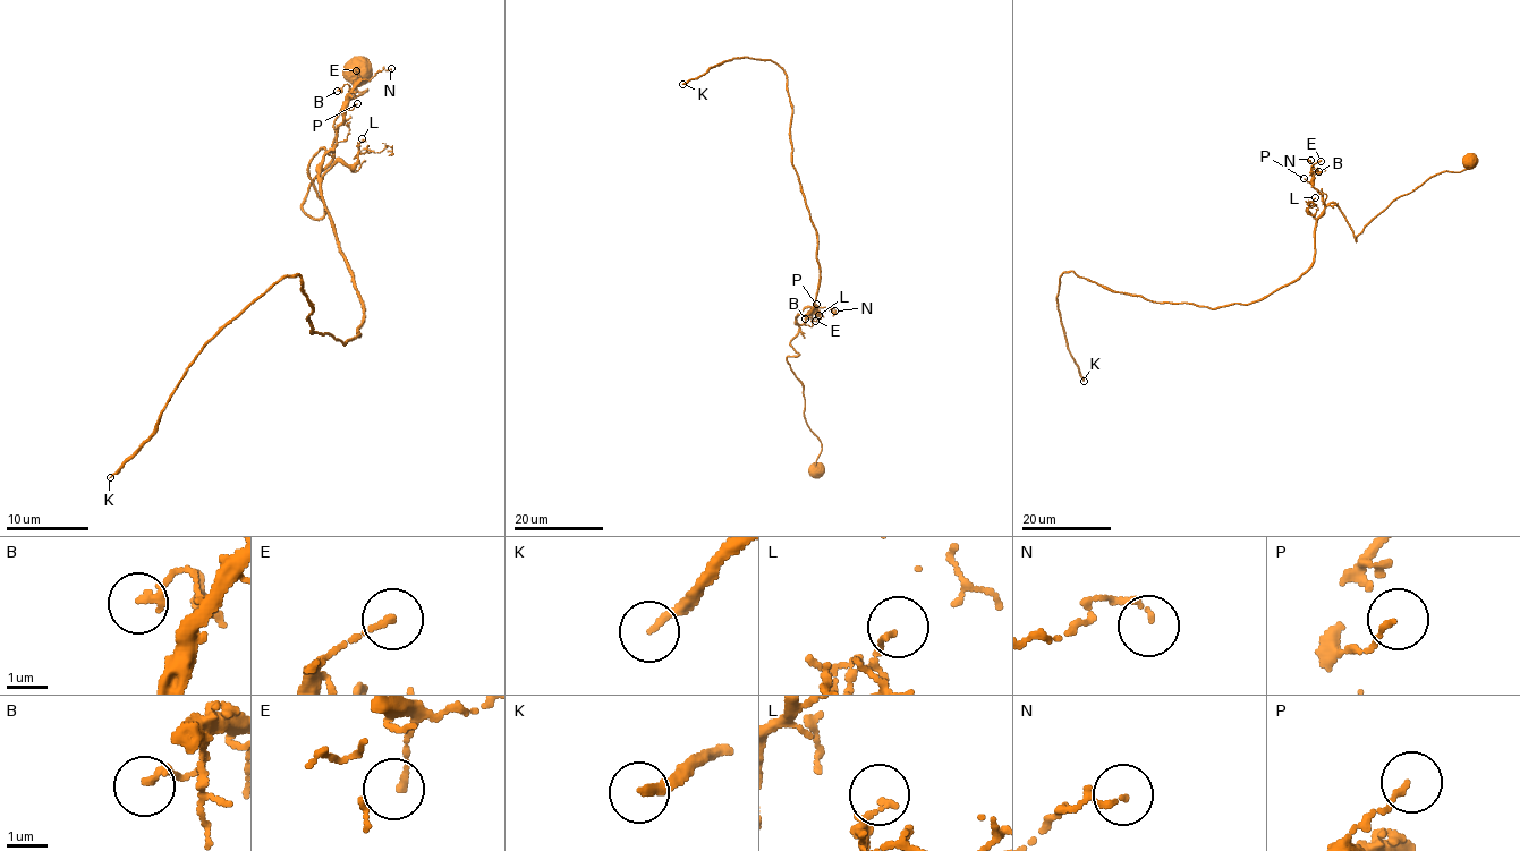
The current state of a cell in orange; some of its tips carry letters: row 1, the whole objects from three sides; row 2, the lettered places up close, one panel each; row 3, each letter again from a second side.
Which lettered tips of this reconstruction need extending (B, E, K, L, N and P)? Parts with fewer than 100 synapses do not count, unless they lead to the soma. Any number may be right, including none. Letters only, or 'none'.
K

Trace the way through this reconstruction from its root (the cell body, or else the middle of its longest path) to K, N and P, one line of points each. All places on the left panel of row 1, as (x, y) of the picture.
K: (357, 70), (302, 204), (324, 213), (324, 149), (357, 334), (312, 332), (286, 274), (110, 477)
N: (357, 70), (366, 91), (334, 118), (302, 204), (314, 219), (308, 161), (334, 144), (345, 98), (391, 68)
P: (357, 70), (366, 91), (334, 118), (333, 159), (302, 204), (314, 219), (324, 206), (308, 161), (357, 103)

